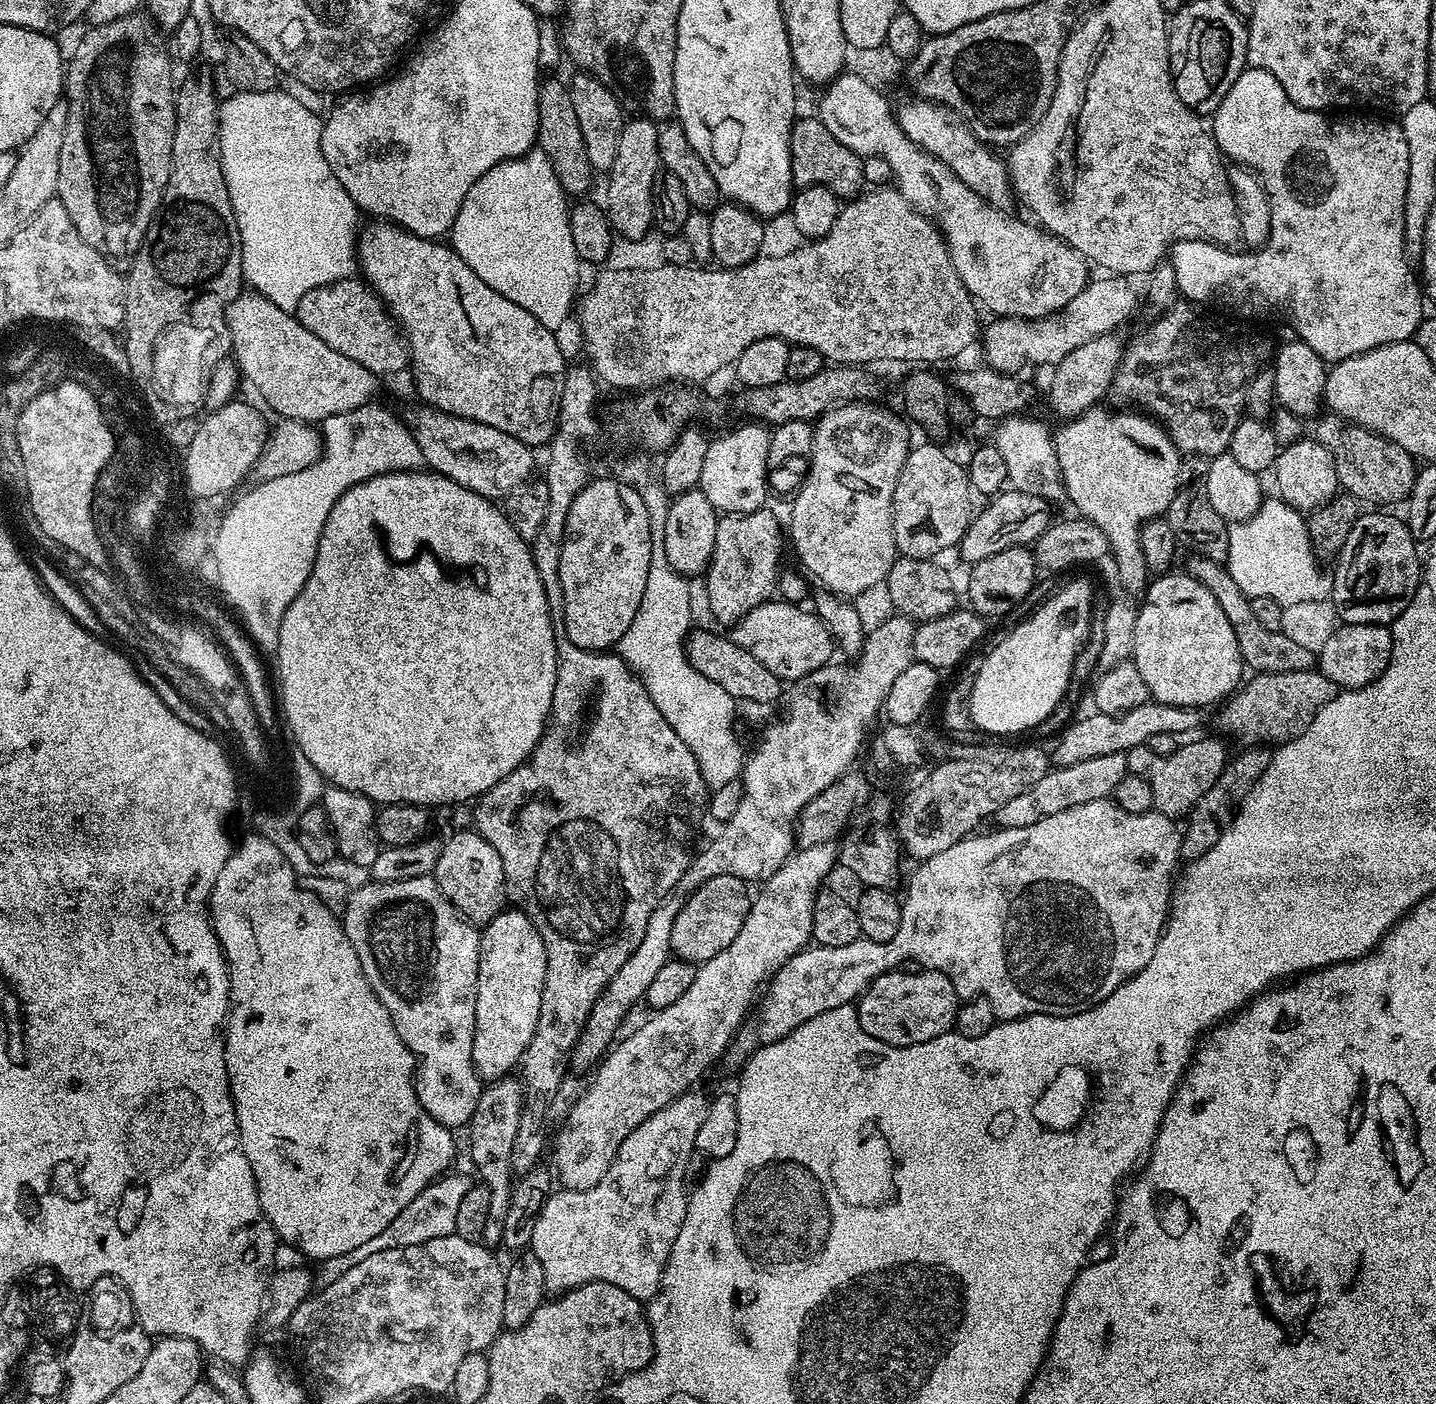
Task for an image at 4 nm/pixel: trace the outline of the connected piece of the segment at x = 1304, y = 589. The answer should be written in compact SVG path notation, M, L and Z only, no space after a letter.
M1265 499L1248 520L1235 521L1228 534L1226 567L1234 582L1242 586L1245 597L1270 598L1281 606L1329 599L1330 580L1320 569L1322 564L1312 548L1305 517L1284 500Z

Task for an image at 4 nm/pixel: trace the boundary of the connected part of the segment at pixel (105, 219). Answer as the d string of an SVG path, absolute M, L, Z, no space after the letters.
M143 11L131 12L126 18L118 18L118 22L106 22L87 29L89 32L76 44L72 52L72 60L66 64L66 103L68 105L68 117L66 118L66 134L62 138L62 155L58 161L58 186L56 196L66 206L66 214L70 214L70 222L106 258L113 261L131 258L142 246L142 238L146 230L152 224L156 211L160 208L160 199L166 190L166 182L170 178L172 169L172 147L174 146L174 134L176 133L176 97L177 89L172 88L172 64L173 57L170 55L169 45L164 45L164 40L159 36L158 25L151 16Z

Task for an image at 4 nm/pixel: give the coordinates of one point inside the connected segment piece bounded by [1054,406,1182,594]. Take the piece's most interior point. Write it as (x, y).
(1120, 469)

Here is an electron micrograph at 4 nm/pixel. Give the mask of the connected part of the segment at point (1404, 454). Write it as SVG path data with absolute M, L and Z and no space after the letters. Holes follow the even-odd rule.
M1335 414L1321 415L1315 421L1314 438L1330 450L1340 488L1357 501L1369 500L1372 506L1388 506L1407 501L1414 486L1417 461L1402 446L1357 424L1349 424ZM1321 419L1321 420L1320 420ZM1320 420L1320 421L1319 421Z

